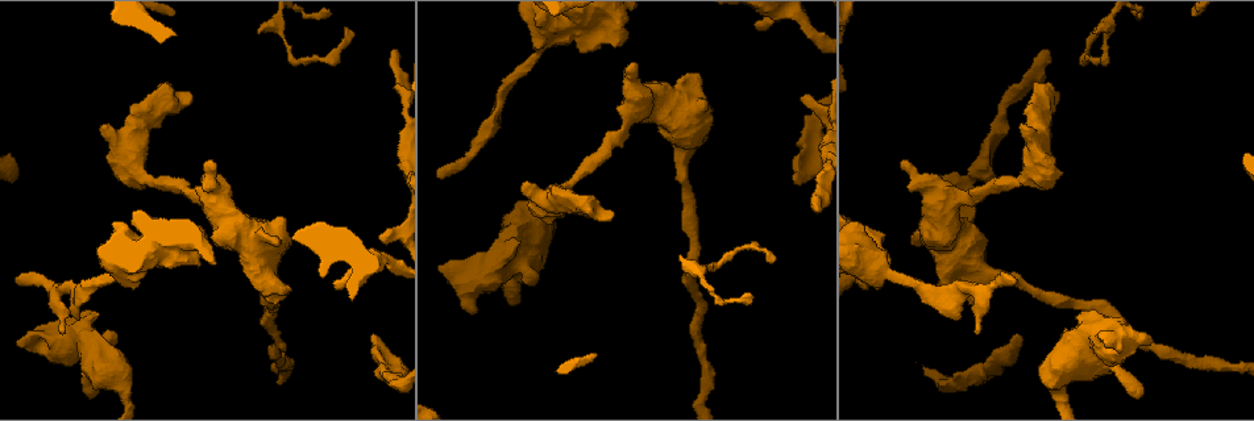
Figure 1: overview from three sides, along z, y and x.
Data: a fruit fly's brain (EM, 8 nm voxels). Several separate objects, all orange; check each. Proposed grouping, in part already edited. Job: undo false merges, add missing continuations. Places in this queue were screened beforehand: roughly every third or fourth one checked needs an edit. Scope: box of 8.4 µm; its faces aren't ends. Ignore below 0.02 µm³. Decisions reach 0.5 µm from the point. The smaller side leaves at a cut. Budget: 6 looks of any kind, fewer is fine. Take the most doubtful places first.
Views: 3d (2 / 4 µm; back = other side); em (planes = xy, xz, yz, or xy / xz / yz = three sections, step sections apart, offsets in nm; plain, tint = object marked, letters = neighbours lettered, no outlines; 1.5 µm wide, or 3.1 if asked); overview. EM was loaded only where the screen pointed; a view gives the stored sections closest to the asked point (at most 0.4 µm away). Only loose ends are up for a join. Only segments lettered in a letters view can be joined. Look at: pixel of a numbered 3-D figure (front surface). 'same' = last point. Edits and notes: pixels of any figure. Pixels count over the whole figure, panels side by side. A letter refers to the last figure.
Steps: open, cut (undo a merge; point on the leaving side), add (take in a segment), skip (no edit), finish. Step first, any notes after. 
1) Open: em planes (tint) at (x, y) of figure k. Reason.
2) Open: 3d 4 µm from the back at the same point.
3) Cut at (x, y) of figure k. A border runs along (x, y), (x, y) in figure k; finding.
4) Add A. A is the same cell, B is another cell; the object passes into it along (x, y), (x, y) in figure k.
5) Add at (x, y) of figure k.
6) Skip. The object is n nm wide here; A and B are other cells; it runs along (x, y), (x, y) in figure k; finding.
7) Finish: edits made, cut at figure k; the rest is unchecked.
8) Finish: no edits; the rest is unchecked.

Open: em planes (tint) at (379, 236) of figure 1. An open end.

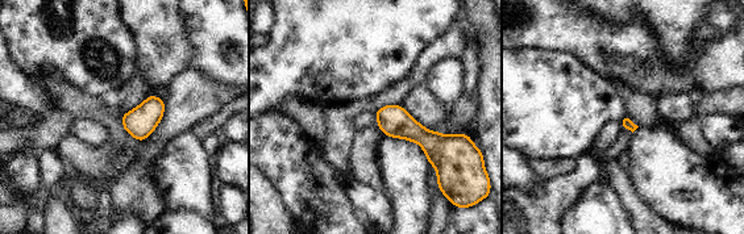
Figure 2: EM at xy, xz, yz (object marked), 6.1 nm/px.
Open: em planes (letters) at the same point. See the neighbours.

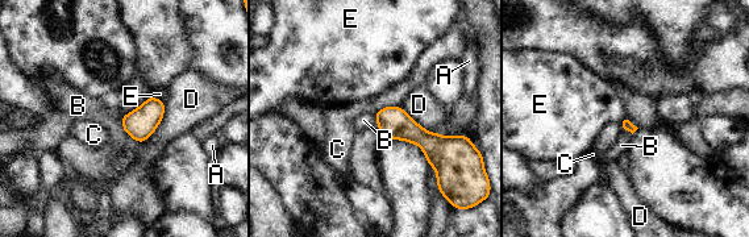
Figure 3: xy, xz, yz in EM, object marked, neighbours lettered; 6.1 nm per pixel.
Skip. A, B, C, D and E are other cells; a border runs along (119, 120), (123, 129), (140, 144) in figure 3; none of them fits.

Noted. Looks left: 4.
Open: em xy step 4 (tint) at (521, 242) of figure 1. Branch stops here.

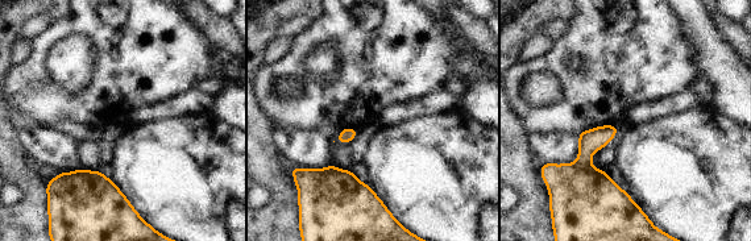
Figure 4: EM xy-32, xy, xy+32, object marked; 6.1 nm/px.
Open: em planes (letters) at the same point.

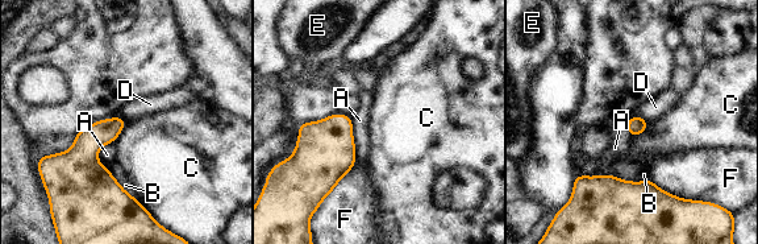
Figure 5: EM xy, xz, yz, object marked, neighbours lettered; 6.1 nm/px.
Skip. A, B, C, D, E and F are other cells; a border runs along (634, 114), (648, 120) in figure 5; none of them fits.

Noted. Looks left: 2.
Open: 3d 4 µm at (522, 184) of figure 1. An open end.

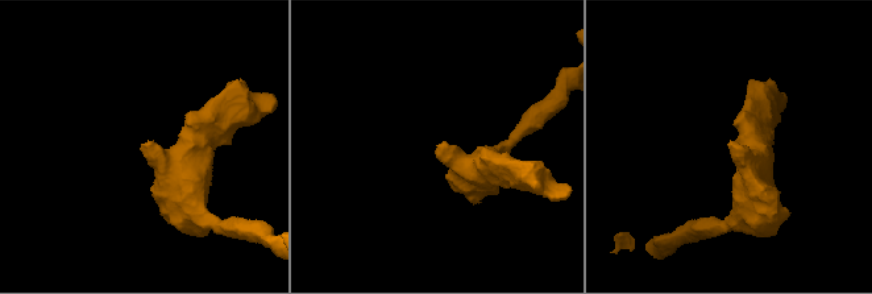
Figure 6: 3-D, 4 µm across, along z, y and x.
Open: em planes (letters) at (736, 147) of figure 6.

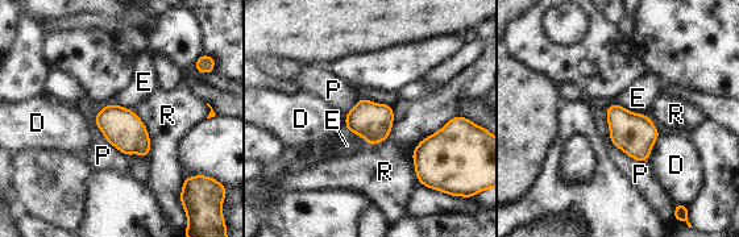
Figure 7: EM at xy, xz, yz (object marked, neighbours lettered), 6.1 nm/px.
Skip. D, E, P and R are other cells; none of them fits.

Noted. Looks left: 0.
Finish: no edits; the rest is unchecked.

